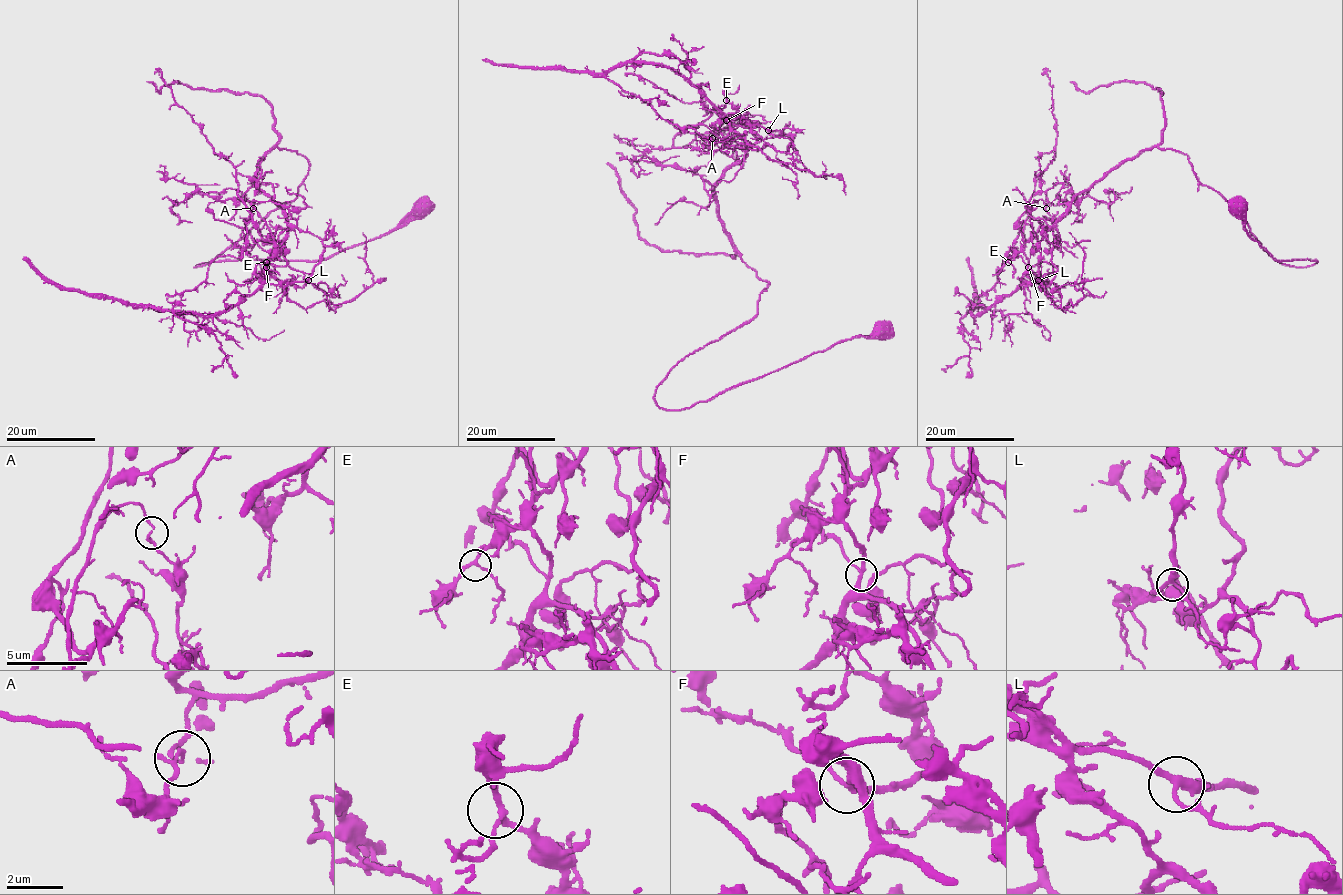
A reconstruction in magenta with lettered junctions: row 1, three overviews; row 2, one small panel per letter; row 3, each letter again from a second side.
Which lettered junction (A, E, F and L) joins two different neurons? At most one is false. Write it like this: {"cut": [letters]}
{"cut": ["A"]}

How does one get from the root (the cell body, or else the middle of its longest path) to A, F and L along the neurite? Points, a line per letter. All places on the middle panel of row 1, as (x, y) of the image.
A: (882, 332), (657, 404), (769, 285), (715, 193), (751, 124), (712, 138)
F: (882, 332), (657, 404), (769, 285), (719, 214), (715, 186), (750, 145), (726, 120)
L: (882, 332), (689, 407), (657, 404), (667, 373), (747, 323), (769, 285), (715, 193), (783, 132), (768, 130)

